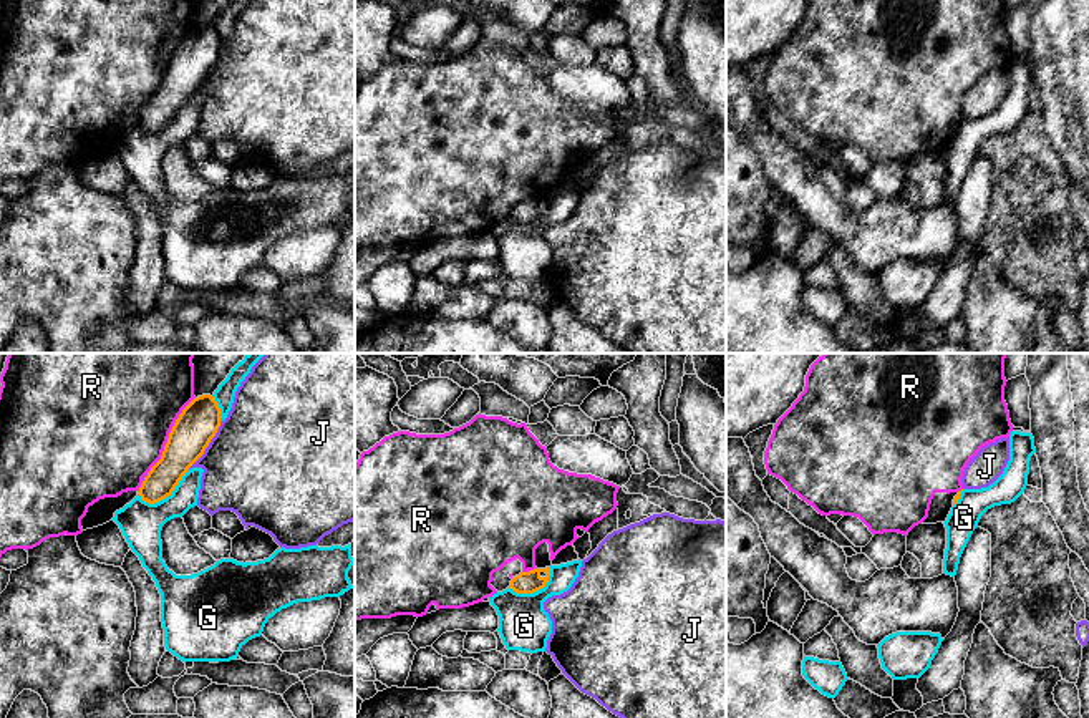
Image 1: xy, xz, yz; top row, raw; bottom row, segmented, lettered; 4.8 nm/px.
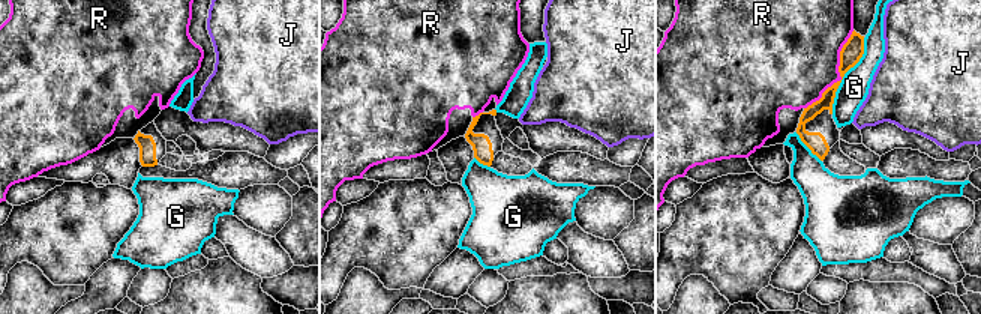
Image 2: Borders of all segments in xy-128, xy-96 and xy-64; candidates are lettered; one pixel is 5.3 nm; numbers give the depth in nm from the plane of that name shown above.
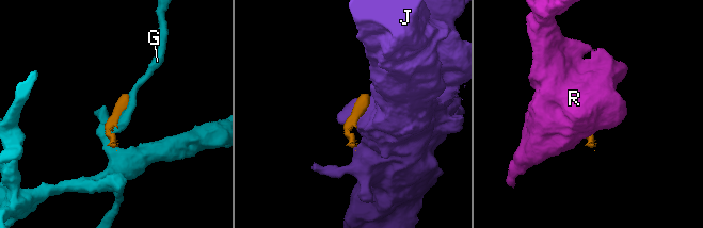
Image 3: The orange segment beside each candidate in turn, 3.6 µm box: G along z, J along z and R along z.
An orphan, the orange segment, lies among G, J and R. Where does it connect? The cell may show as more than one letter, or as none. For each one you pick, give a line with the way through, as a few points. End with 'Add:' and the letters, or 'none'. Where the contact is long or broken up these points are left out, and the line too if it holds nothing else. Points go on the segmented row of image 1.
Add: none

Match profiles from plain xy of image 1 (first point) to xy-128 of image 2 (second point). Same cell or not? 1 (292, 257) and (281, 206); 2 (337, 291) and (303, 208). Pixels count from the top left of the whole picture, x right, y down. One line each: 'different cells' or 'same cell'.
1: same cell
2: same cell

